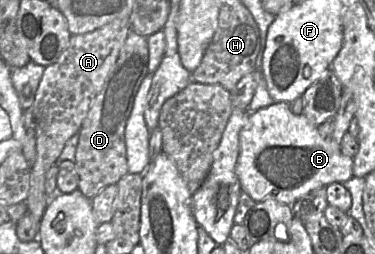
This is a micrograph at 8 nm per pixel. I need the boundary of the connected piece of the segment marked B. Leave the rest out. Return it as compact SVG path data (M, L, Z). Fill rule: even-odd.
M274 102L272 105L249 112L248 121L239 135L240 151L236 163L236 174L242 191L246 192L256 203L265 199L275 199L292 206L307 193L328 185L343 183L353 177L353 158L344 155L340 145L332 138L323 138L318 127L304 115L292 113L289 103Z

